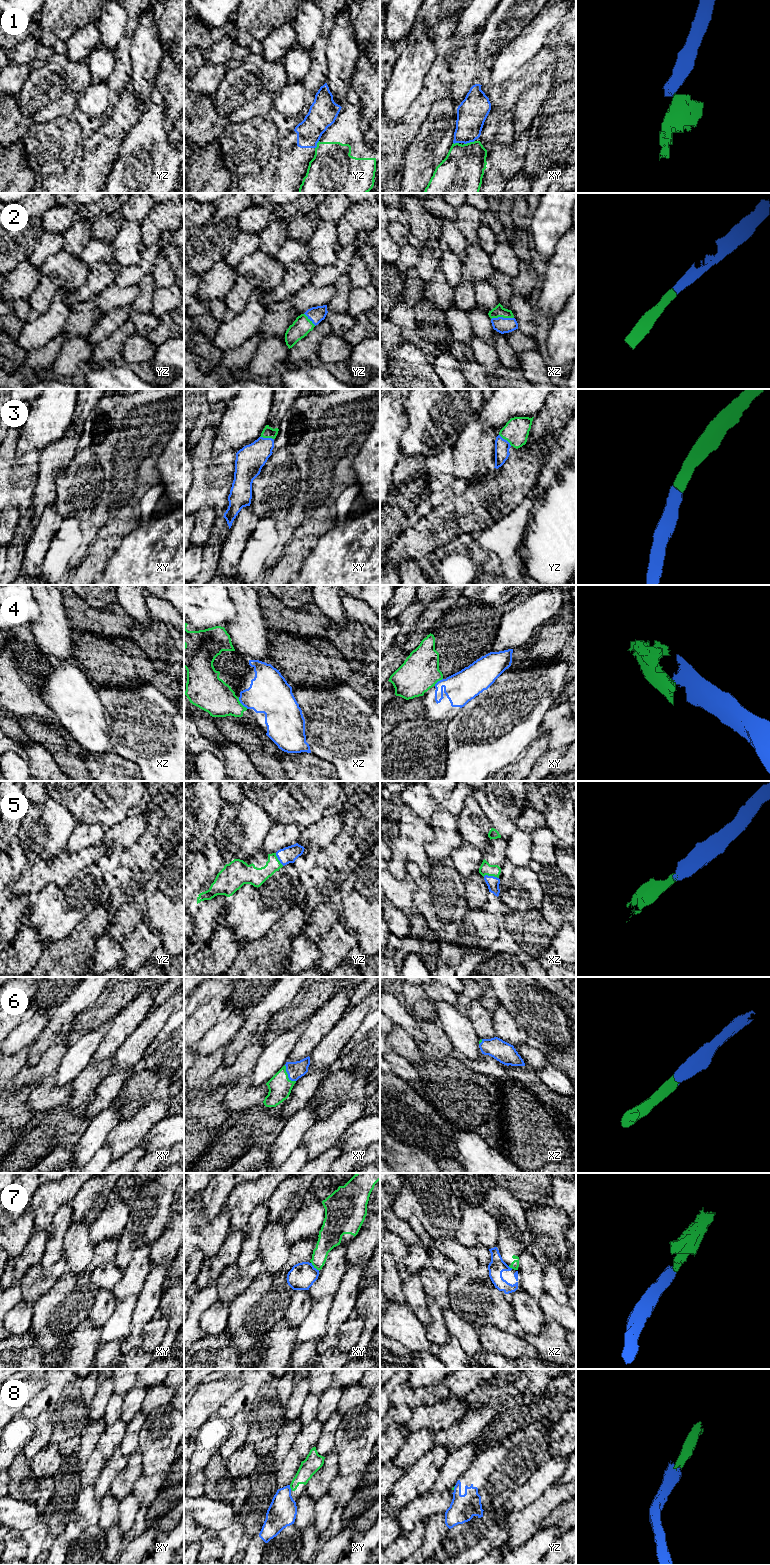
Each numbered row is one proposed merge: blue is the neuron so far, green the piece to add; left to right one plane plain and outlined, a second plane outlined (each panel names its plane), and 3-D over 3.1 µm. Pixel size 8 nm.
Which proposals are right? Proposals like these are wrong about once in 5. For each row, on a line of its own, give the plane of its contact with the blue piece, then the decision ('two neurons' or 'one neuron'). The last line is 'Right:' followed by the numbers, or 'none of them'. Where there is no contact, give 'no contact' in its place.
1: contact in xy; two neurons
2: contact in xz; one neuron
3: contact in xy; one neuron
4: contact in xz; two neurons
5: contact in xz; one neuron
6: contact in xy; one neuron
7: contact in xy; two neurons
8: contact in xy; two neurons
Right: 2, 3, 5, 6

